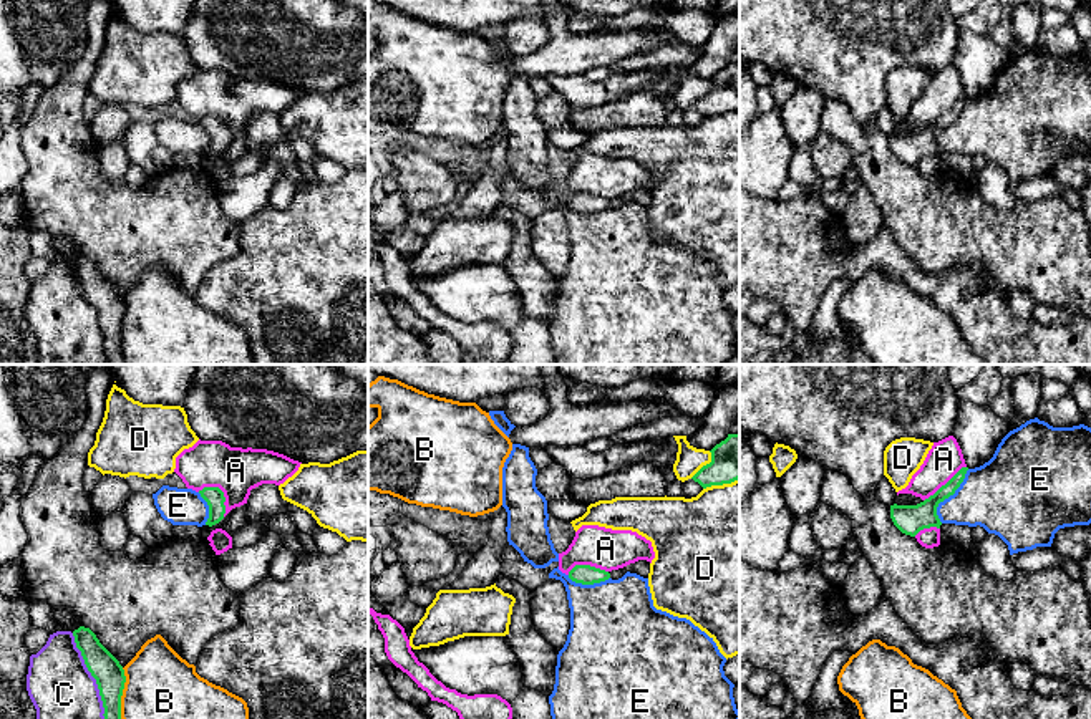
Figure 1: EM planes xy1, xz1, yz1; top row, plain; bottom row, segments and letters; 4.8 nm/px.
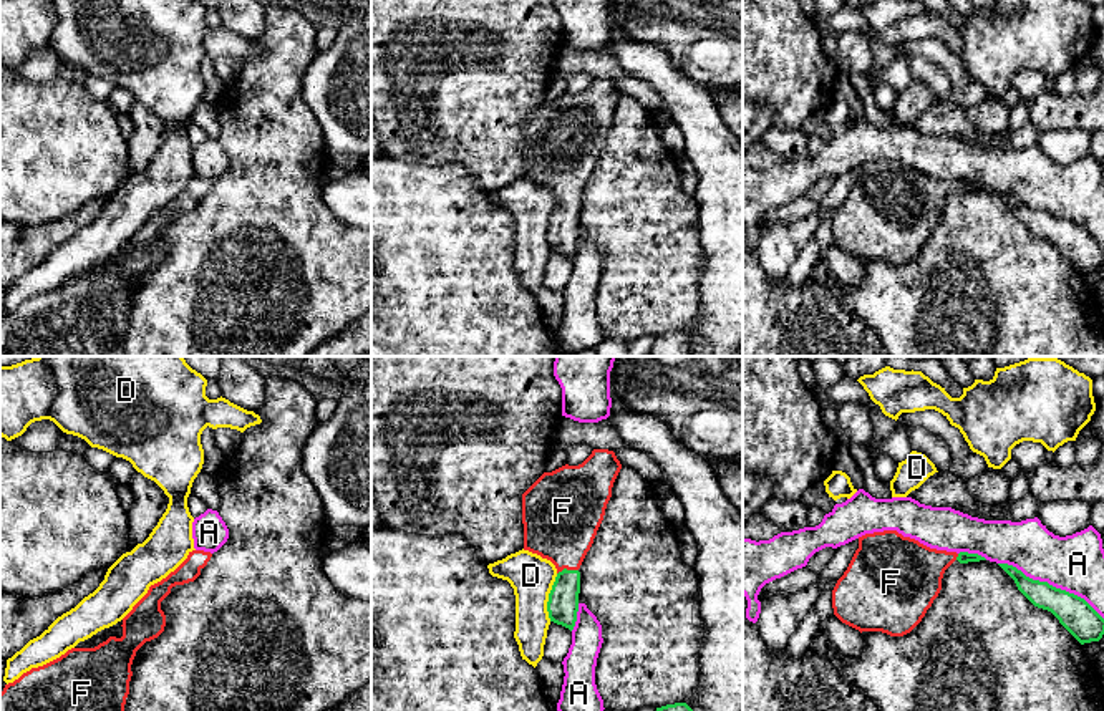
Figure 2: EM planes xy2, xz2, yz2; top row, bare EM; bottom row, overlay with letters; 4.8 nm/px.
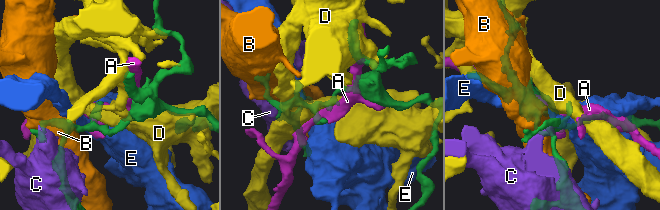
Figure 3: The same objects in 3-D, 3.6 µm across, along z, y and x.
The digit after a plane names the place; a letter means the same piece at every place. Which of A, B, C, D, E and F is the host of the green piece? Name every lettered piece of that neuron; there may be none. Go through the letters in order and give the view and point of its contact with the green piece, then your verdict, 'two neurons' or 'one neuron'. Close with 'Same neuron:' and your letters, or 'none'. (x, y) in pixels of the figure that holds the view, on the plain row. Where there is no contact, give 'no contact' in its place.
A: yz2 (1051, 214) | two neurons
B: xy1 (120, 330) | two neurons
C: xy1 (96, 312) | two neurons
D: xz2 (549, 226) | two neurons
E: yz1 (949, 125) | two neurons
F: xz2 (566, 198) | one neuron
Same neuron: F

